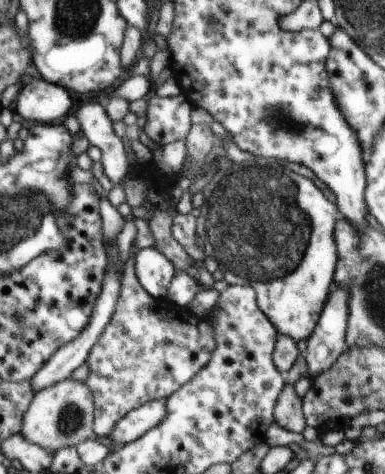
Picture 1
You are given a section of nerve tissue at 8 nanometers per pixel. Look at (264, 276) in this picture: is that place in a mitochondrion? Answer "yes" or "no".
yes

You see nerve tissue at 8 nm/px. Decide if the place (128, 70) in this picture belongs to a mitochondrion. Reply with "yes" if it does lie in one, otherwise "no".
no

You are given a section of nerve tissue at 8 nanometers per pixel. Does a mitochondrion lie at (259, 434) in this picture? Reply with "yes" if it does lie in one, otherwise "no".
no

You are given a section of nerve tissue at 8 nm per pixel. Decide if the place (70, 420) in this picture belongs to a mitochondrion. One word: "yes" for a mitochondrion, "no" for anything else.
yes

